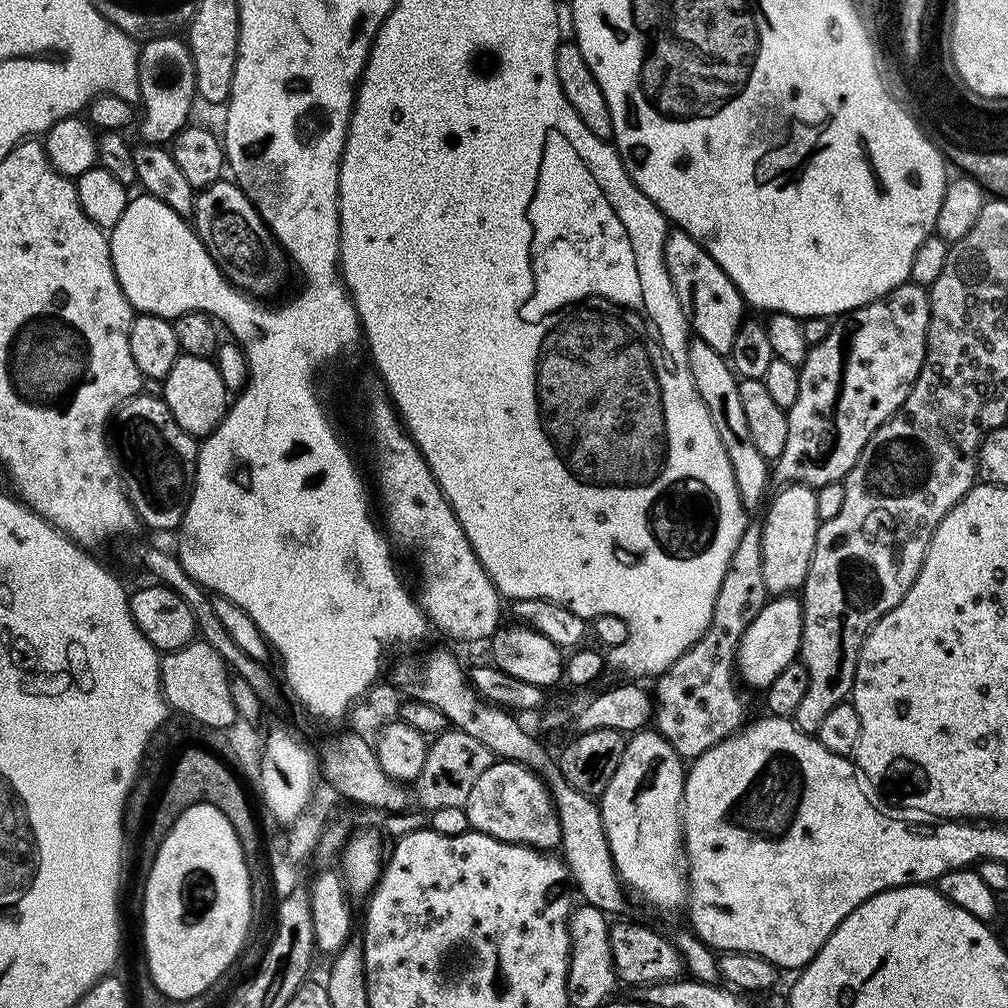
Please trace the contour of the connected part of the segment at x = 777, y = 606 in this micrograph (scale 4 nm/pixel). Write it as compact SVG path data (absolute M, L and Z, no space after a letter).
M789 594L769 599L764 609L758 614L758 618L754 618L750 626L746 626L746 634L742 634L740 648L736 651L739 679L749 689L767 690L770 682L774 682L774 678L778 678L778 674L782 674L786 666L797 663L803 625L804 605L795 595Z

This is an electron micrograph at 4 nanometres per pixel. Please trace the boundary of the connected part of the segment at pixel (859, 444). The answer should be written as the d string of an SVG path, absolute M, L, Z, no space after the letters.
M902 283L882 298L841 315L832 324L830 334L809 347L808 356L799 365L798 402L787 409L786 450L782 450L770 472L777 485L807 484L819 490L827 484L841 483L858 462L866 442L906 402L926 354L930 322L928 293L923 284Z

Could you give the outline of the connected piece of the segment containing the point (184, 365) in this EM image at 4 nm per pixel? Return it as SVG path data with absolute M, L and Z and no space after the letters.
M182 354L170 366L170 374L162 381L162 398L174 414L174 422L182 426L191 436L203 438L211 434L222 422L230 403L228 387L222 382L222 374L218 374L215 363L206 357L194 357Z

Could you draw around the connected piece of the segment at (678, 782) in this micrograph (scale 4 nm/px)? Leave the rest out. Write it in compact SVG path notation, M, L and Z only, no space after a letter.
M641 730L627 737L622 762L610 778L610 786L598 797L602 826L610 846L612 861L621 885L629 893L641 896L660 912L683 909L688 895L688 853L684 850L682 805L684 802L685 761L655 730Z

